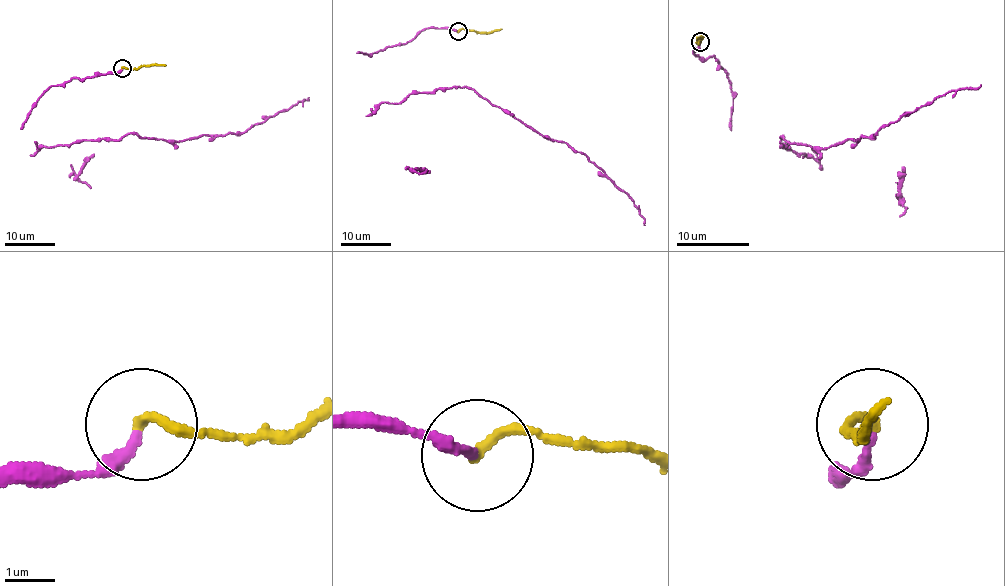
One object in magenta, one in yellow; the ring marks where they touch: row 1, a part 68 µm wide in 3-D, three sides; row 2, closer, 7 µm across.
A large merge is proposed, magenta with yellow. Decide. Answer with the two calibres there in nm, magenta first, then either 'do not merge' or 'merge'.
200/190 nm | merge

